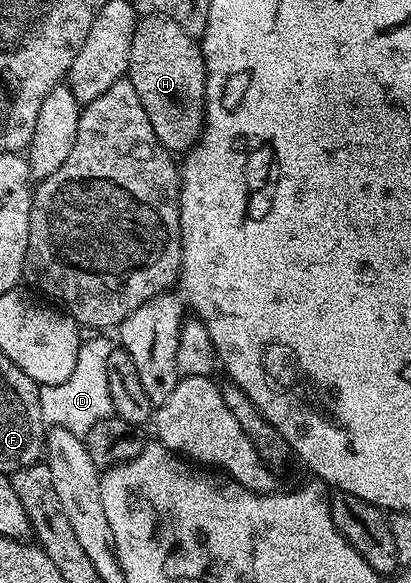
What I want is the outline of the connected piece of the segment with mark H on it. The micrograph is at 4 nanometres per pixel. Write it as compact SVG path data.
M152 16L135 31L127 80L135 87L161 146L181 155L197 144L205 128L205 60L198 38L187 35L170 17Z

